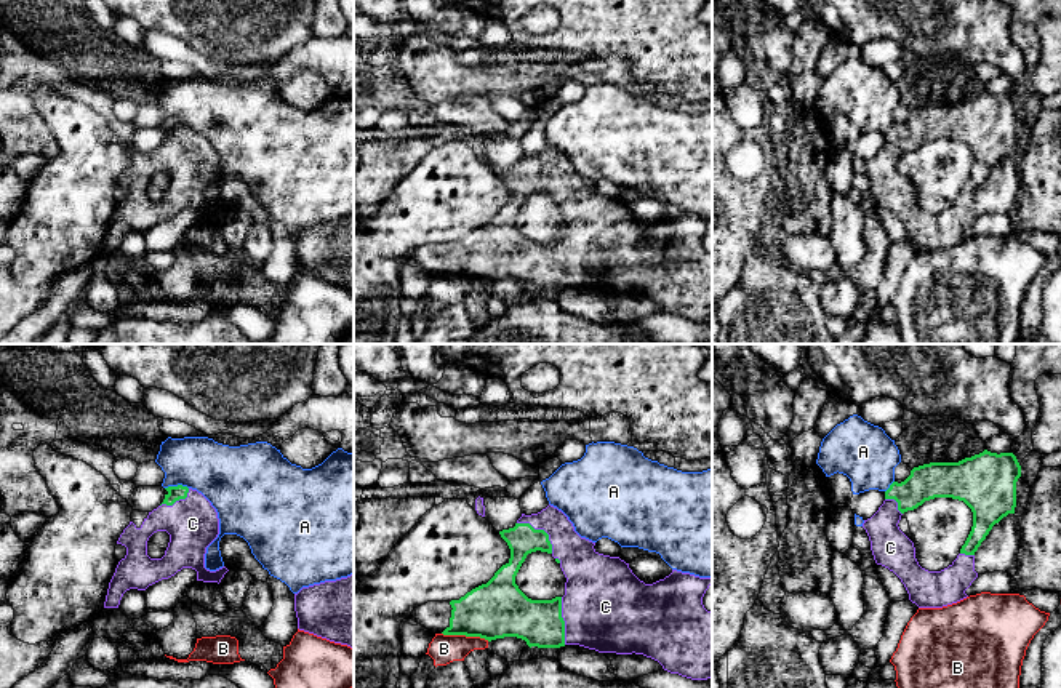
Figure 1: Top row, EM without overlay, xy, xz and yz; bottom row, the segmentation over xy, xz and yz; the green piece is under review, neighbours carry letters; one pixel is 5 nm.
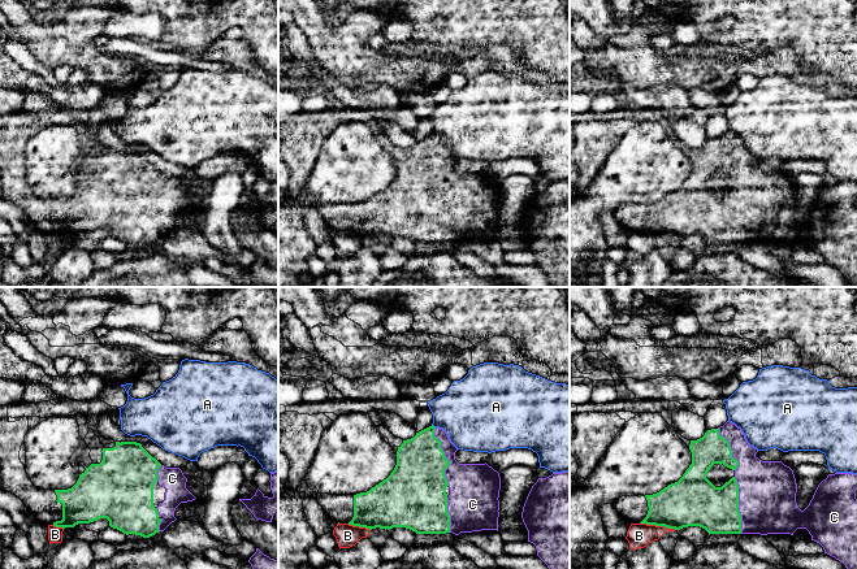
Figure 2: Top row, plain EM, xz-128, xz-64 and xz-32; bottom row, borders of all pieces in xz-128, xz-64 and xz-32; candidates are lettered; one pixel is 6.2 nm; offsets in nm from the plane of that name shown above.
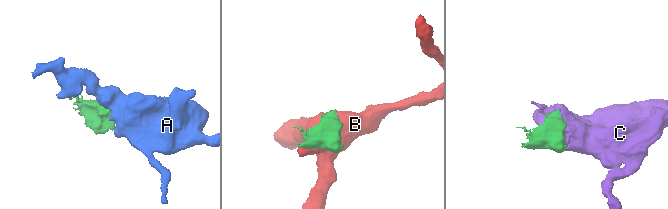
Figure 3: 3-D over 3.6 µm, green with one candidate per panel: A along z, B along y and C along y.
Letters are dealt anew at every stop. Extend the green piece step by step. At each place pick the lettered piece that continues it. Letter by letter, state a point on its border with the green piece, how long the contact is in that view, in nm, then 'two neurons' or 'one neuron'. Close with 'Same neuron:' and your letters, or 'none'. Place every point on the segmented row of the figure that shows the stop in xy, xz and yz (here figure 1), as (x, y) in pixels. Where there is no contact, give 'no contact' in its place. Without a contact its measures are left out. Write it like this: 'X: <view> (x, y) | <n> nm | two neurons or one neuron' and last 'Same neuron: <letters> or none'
A: xy (178, 485) | 120 nm | two neurons
B: xz (466, 636) | 240 nm | two neurons
C: xz (541, 530) | 240 nm | one neuron
Same neuron: C

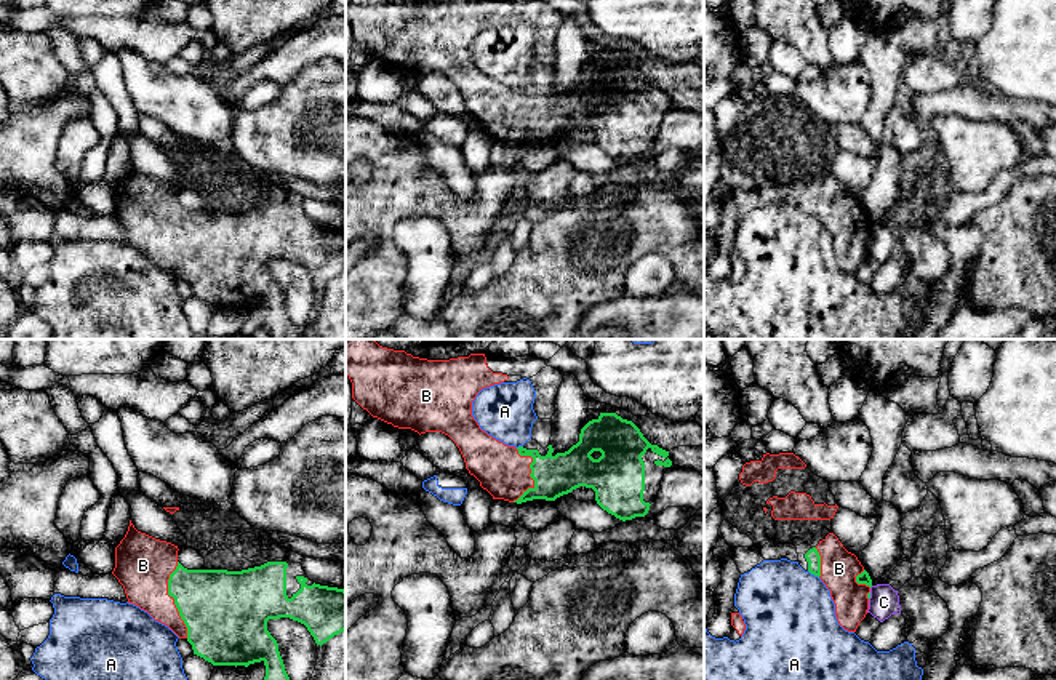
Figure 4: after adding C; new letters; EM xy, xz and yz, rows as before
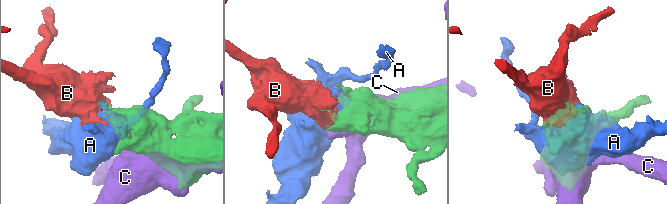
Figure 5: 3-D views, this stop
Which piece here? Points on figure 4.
A: yz (813, 573) | 70 nm | two neurons
B: xy (175, 600) | 380 nm | one neuron
C: yz (869, 596) | 40 nm | two neurons
Same neuron: B

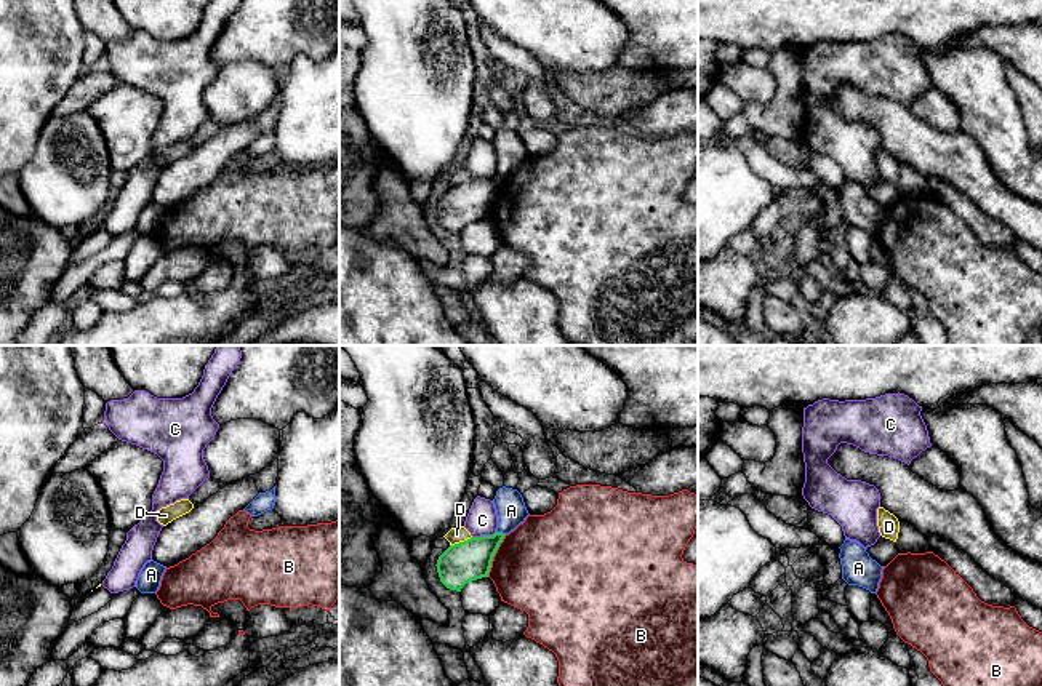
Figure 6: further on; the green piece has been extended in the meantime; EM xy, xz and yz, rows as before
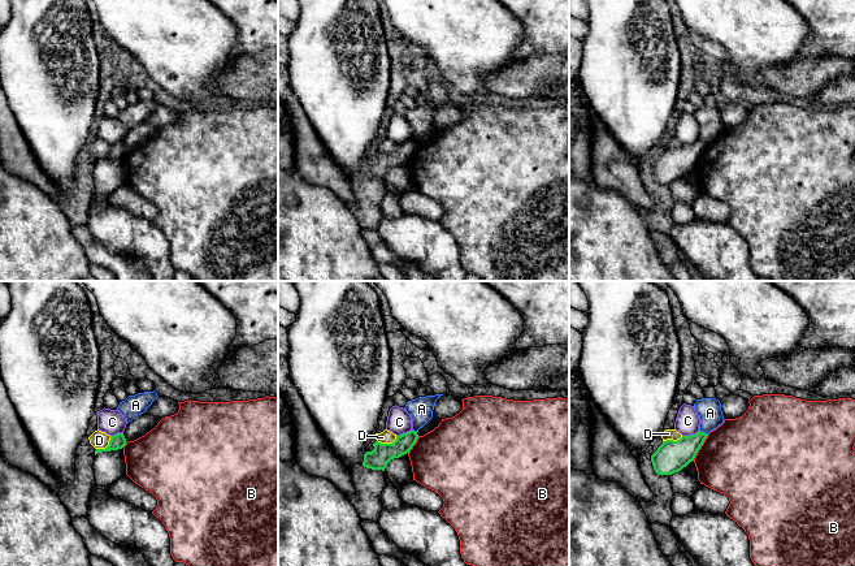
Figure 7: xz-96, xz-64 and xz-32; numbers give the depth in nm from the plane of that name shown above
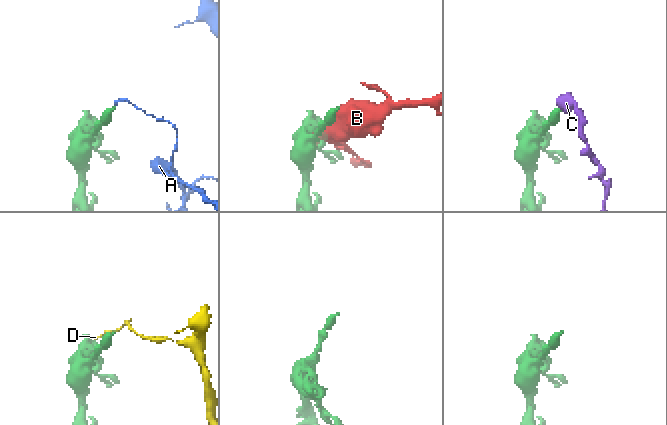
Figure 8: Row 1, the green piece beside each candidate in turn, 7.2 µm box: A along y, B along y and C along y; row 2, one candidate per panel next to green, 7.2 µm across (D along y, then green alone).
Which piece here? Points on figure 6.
A: xz (501, 533) | 50 nm | two neurons
B: xz (493, 555) | 240 nm | two neurons
C: xz (484, 536) | 120 nm | two neurons
D: xz (460, 542) | 120 nm | two neurons
Same neuron: none

